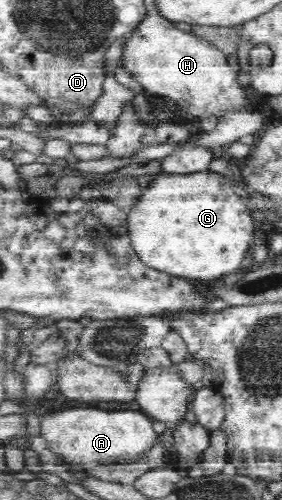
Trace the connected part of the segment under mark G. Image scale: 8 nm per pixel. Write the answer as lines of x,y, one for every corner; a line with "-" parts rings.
200,172
190,175
168,175
159,174
158,177
149,185
148,189
142,194
138,203
127,214
128,222
128,239
134,253
148,267
155,270
166,272
167,274
175,275
178,278
186,279
201,279
202,281
212,281
212,279
221,279
223,275
238,271
242,261
246,259
246,255
250,255
253,247
261,240
256,238
256,225
254,218
250,215
249,209
240,200
239,195
234,192
234,185
230,179
225,179
220,175
212,172

